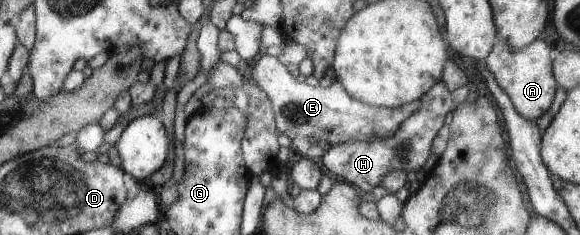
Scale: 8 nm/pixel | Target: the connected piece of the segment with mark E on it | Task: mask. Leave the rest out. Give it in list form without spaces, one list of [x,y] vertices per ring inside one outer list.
[[[262,56],[255,64],[250,63],[251,77],[255,83],[269,95],[274,109],[276,128],[291,139],[293,146],[302,156],[309,159],[321,159],[335,145],[345,141],[385,140],[393,137],[400,125],[408,120],[421,101],[413,101],[396,108],[375,107],[353,99],[344,85],[337,80],[329,87],[317,84],[311,86],[287,71],[276,57]]]

